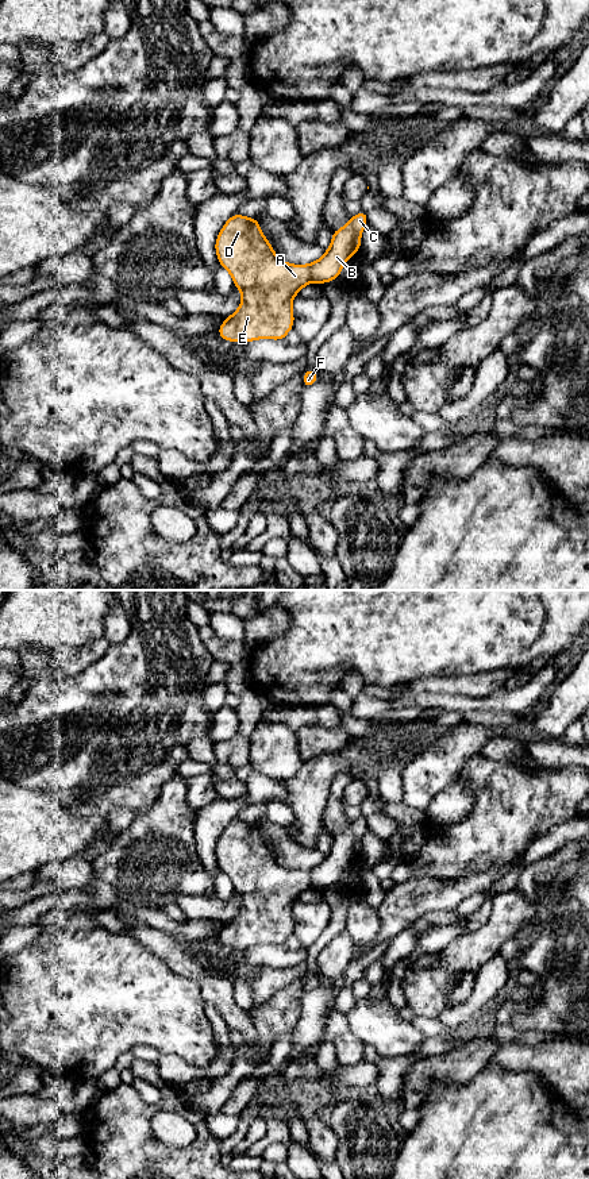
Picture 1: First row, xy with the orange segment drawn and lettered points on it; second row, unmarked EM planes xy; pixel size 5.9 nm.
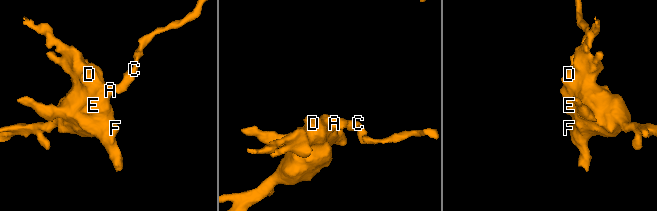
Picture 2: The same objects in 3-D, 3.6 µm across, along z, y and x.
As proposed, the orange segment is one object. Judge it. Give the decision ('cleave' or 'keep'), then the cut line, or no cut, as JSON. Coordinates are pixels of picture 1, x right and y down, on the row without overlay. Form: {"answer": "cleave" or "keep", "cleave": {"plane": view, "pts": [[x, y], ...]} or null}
{"answer": "cleave", "cleave": {"plane": "xy", "pts": [[310, 869], [310, 883], [312, 886]]}}

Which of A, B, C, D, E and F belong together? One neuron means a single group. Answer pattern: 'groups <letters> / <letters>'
groups A D E F / B C

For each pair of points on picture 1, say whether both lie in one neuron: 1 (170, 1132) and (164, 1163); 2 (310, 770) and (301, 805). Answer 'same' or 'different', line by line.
1: different
2: same

